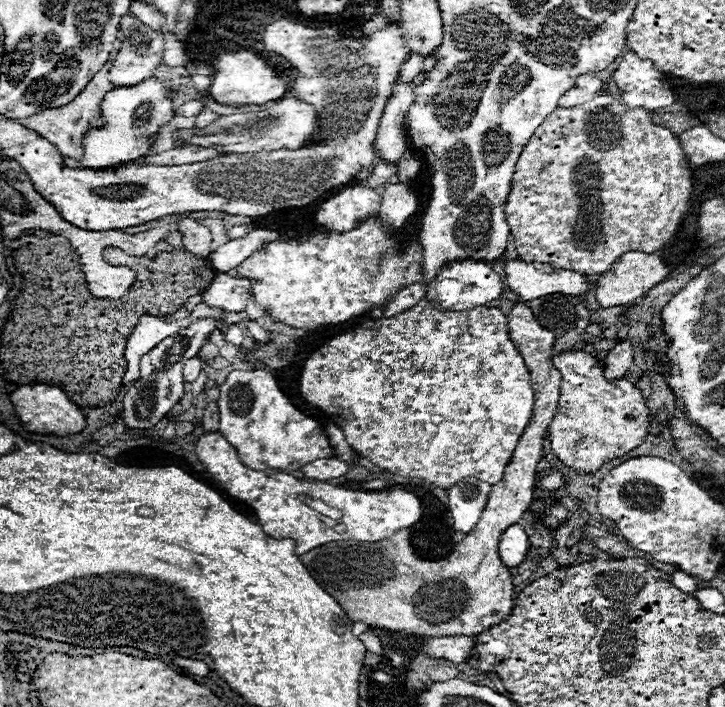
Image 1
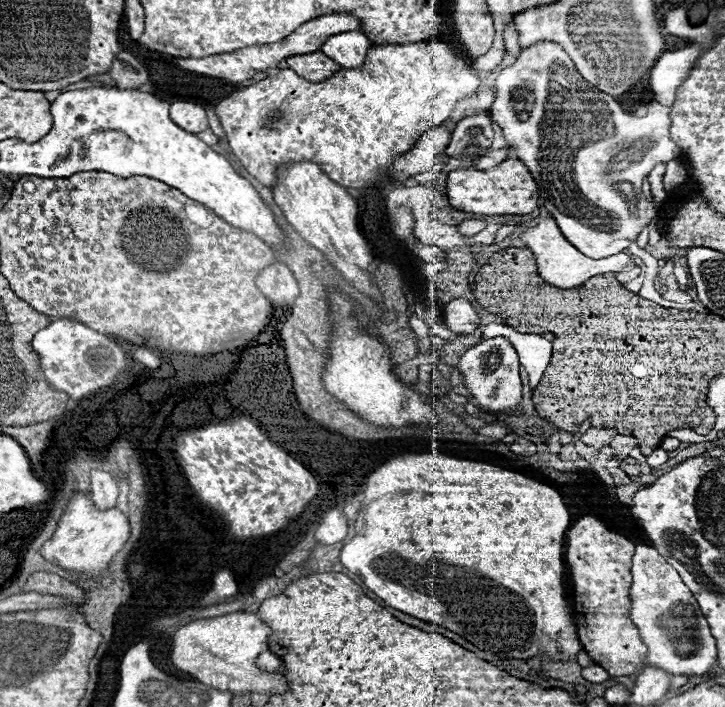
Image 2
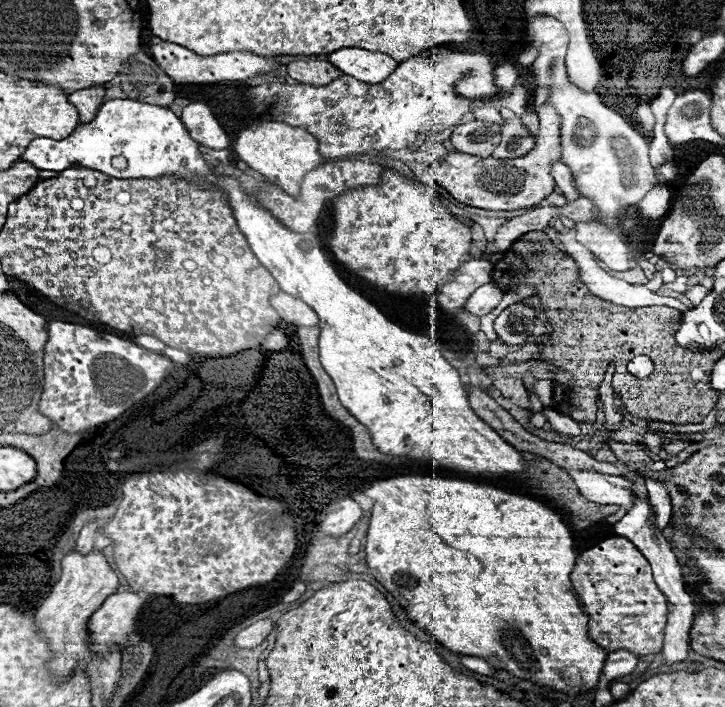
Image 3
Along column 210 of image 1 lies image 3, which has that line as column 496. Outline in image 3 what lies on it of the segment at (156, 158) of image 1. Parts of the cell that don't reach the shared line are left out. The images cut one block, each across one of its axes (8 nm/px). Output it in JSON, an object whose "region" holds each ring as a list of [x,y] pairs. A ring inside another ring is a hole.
{"region":[[[502,108],[500,110],[502,118],[504,118],[504,126],[502,126],[502,142],[500,146],[494,150],[494,158],[498,160],[506,160],[506,158],[520,158],[524,154],[528,154],[534,146],[536,140],[534,136],[528,132],[528,128],[522,124],[520,116],[516,116],[514,112]]]}

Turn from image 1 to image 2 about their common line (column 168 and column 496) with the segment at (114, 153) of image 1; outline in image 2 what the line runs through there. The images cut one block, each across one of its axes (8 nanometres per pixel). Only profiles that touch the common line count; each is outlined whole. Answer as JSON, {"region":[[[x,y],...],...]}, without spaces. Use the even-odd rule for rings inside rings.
{"region":[[[552,40],[536,42],[524,48],[516,64],[500,72],[496,88],[496,102],[490,108],[490,118],[504,128],[504,136],[510,142],[508,146],[532,172],[542,206],[556,218],[558,228],[568,242],[590,258],[606,258],[624,252],[658,212],[658,206],[642,194],[642,180],[656,164],[670,162],[680,156],[680,146],[670,138],[670,108],[656,106],[642,118],[628,114],[614,96],[588,84],[576,72],[562,46]]]}

